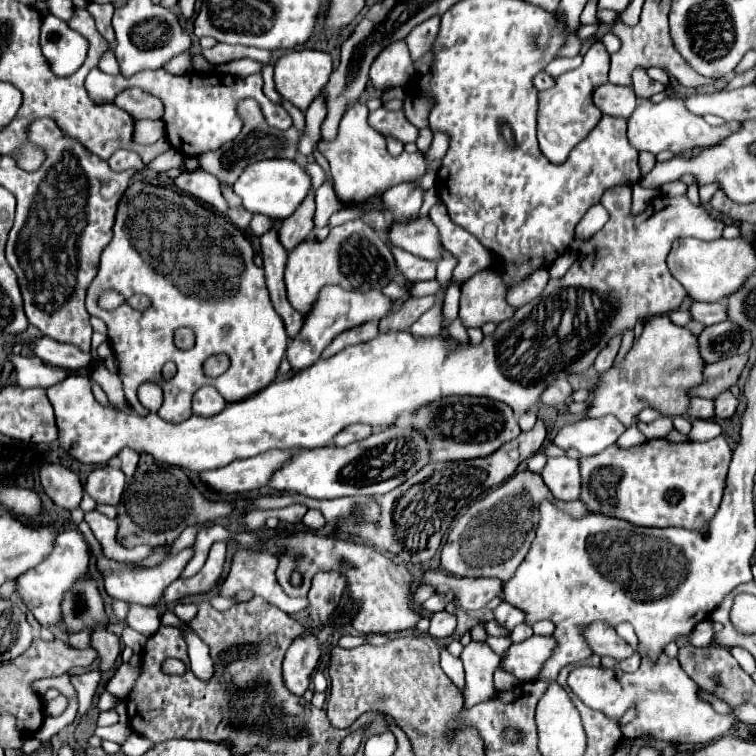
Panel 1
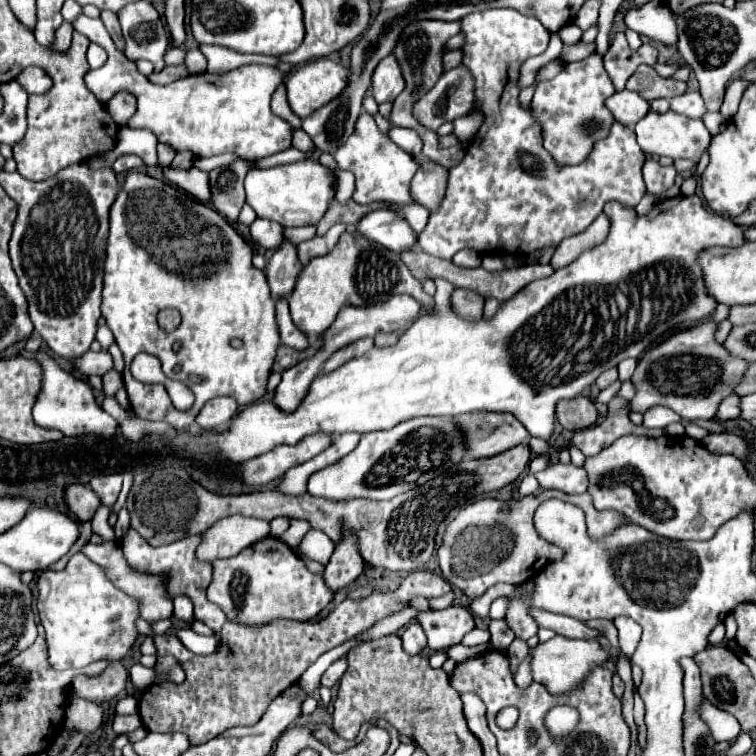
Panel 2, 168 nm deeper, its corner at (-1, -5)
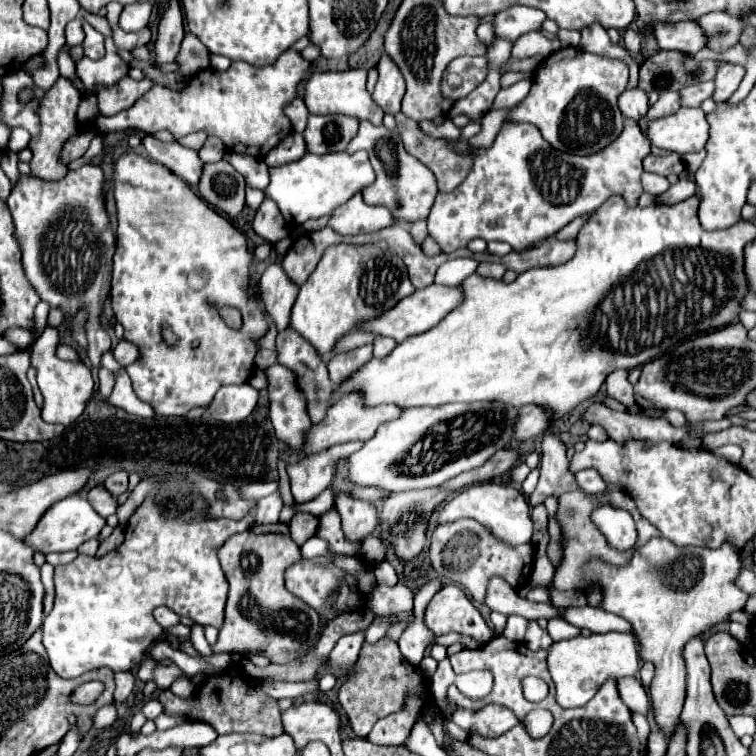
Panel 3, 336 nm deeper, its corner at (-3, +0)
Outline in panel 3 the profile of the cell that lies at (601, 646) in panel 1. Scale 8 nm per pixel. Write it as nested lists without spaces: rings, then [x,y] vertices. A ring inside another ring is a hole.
[[[494,577],[488,585],[486,605],[492,611],[504,613],[504,615],[522,615],[526,619],[562,619],[562,611],[554,607],[552,603],[532,603],[528,599],[522,599],[512,585],[508,585],[504,579]]]

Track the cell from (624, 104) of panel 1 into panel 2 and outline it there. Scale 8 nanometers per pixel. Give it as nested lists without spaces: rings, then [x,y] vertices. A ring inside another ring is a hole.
[[[628,90],[612,94],[606,100],[606,106],[608,106],[608,110],[614,114],[614,118],[620,124],[626,124],[630,128],[638,120],[642,120],[648,114],[648,110],[650,110],[650,104],[642,96],[638,96],[634,92],[628,92]]]

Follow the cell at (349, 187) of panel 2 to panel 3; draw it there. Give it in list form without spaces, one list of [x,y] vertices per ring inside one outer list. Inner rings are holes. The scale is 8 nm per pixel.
[[[356,193],[348,203],[340,205],[330,219],[330,227],[336,233],[348,235],[348,233],[376,233],[380,229],[386,229],[388,225],[394,225],[392,213],[384,207],[370,207],[362,201],[362,195]]]

